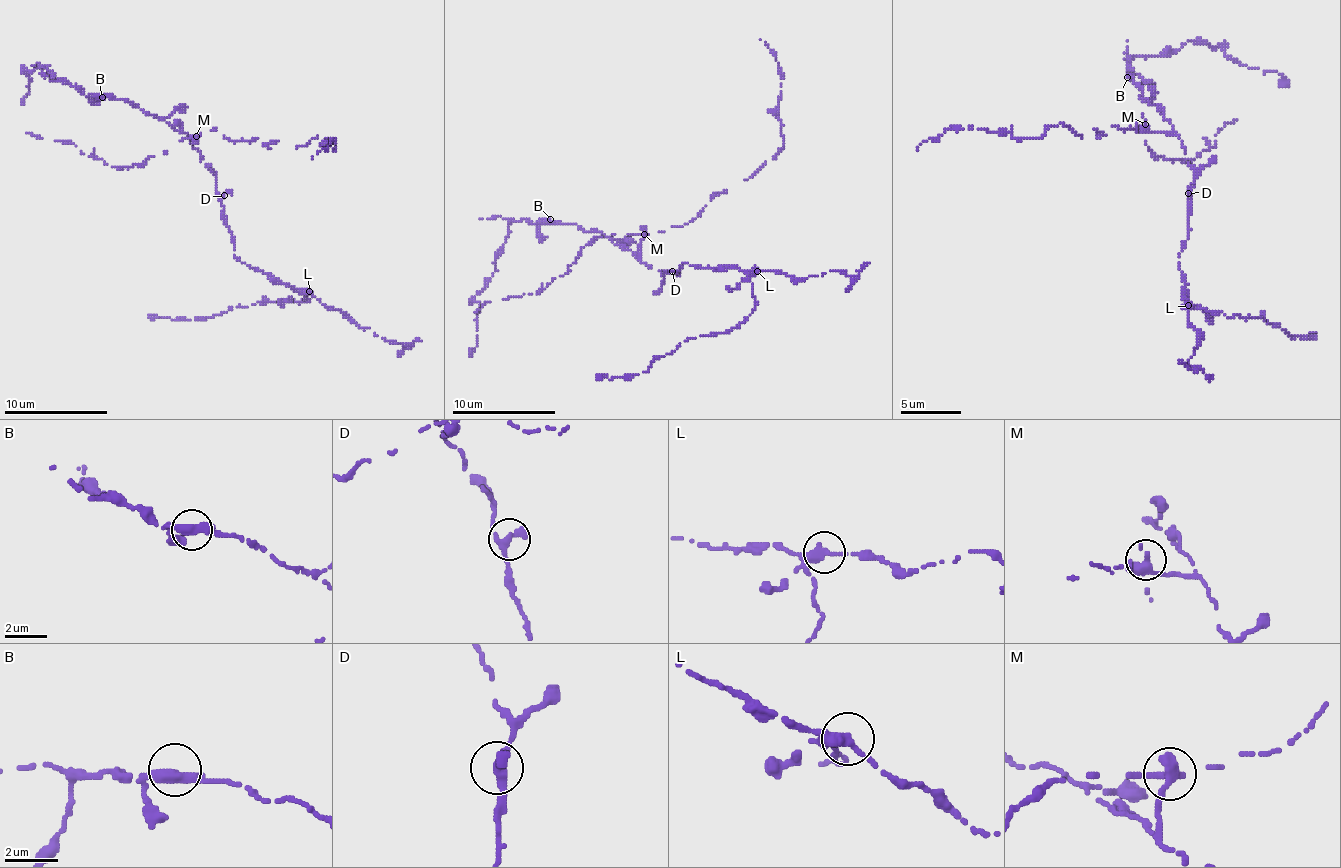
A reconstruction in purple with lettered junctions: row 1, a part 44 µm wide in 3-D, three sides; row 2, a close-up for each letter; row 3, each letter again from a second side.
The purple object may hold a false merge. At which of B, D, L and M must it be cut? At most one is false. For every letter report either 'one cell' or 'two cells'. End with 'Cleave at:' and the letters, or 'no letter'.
B: one cell
D: one cell
L: one cell
M: two cells
Cleave at: M

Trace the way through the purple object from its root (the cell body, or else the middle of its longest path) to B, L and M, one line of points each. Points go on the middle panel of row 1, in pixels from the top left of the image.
B: (664, 273), (599, 232), (583, 232), (576, 224), (557, 224), (550, 219)
L: (664, 273), (680, 271), (682, 263), (700, 268), (757, 271)
M: (664, 273), (664, 276), (641, 260), (643, 234)

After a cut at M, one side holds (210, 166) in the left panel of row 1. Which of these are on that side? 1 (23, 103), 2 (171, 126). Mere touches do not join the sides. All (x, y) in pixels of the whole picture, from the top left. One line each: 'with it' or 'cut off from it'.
1: with it
2: with it

